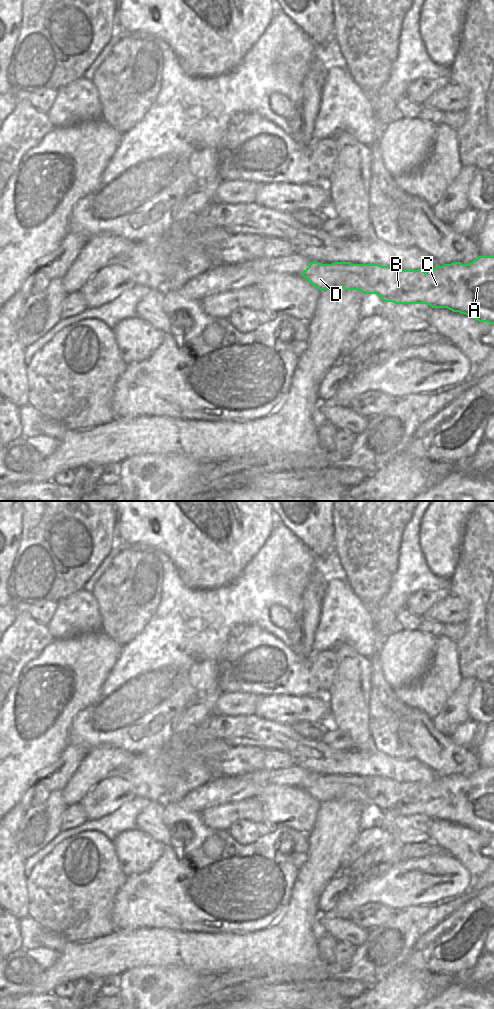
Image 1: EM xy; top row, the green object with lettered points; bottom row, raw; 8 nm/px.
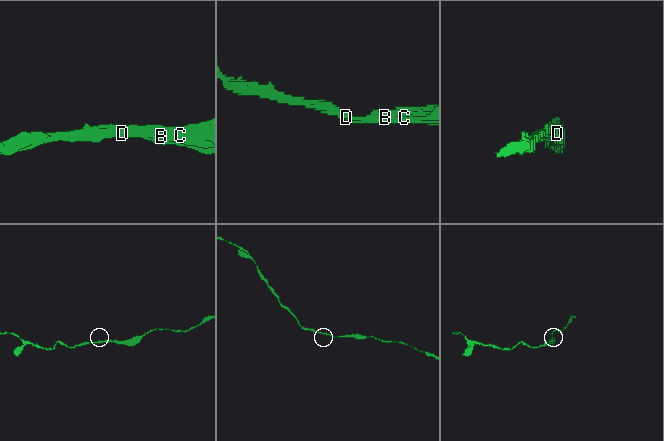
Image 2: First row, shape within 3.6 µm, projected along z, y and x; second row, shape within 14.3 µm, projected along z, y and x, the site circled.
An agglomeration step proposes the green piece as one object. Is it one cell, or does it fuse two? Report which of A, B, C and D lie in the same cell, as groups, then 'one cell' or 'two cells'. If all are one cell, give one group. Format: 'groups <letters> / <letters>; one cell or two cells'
groups A B C D; one cell

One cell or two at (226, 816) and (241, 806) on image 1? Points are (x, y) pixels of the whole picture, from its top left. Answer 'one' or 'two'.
one

